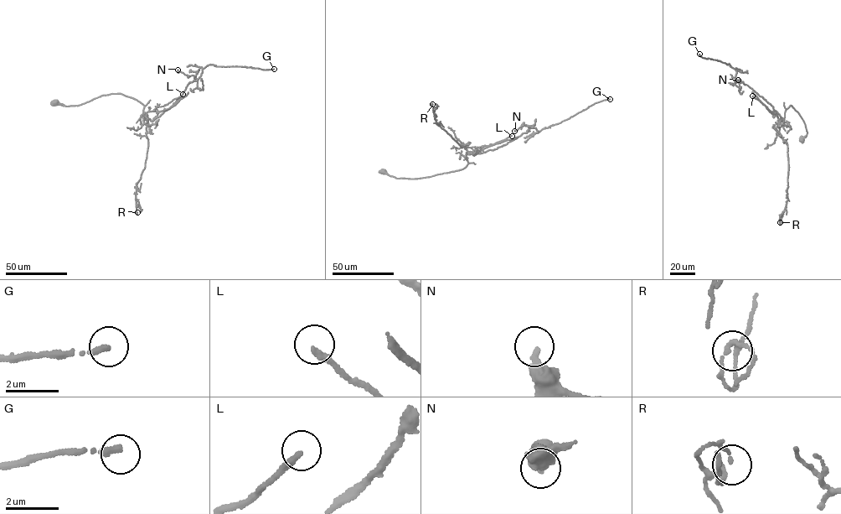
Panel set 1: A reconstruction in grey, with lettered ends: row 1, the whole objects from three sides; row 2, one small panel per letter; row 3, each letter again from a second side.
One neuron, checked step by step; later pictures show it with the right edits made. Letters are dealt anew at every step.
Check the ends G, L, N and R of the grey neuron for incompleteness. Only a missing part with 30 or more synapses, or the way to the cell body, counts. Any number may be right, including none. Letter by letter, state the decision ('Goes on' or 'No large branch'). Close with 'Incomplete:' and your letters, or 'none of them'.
G: Goes on
L: No large branch
N: No large branch
R: No large branch
Incomplete: G

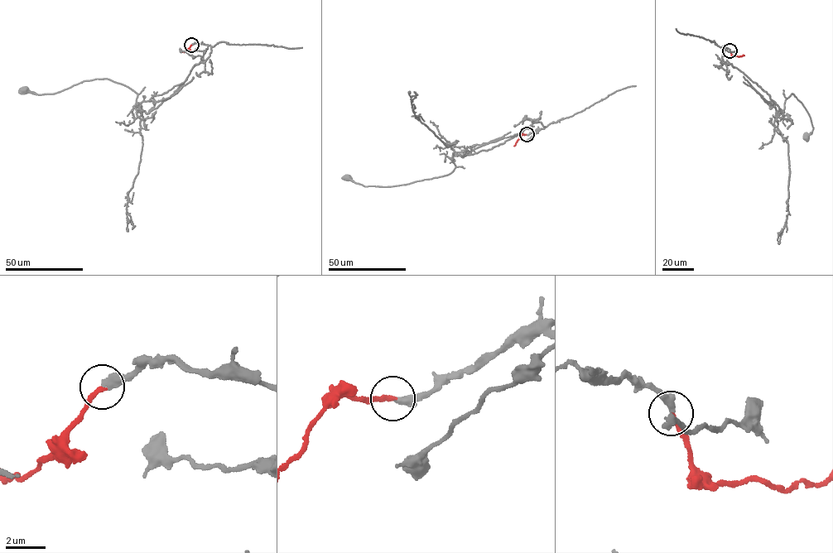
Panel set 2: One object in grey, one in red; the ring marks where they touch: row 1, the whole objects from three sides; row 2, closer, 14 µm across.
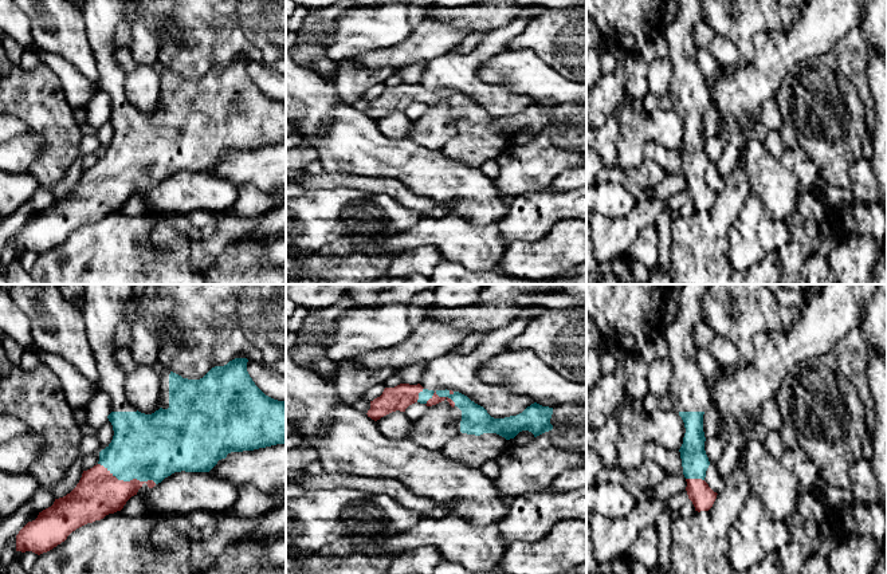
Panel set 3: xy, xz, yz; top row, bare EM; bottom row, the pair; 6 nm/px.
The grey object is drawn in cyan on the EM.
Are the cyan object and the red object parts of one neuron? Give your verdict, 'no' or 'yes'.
yes

